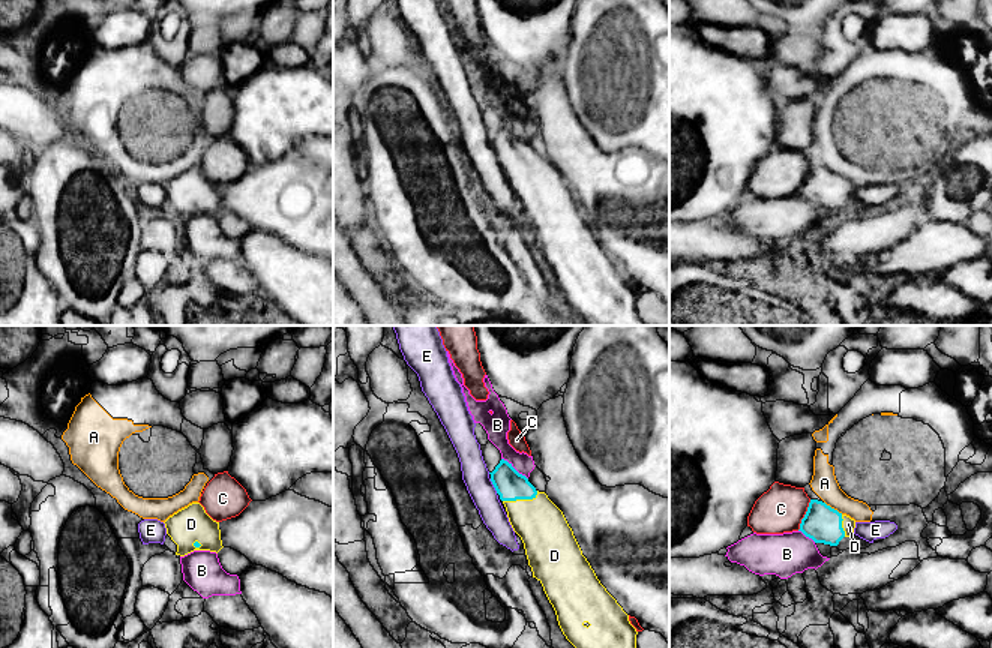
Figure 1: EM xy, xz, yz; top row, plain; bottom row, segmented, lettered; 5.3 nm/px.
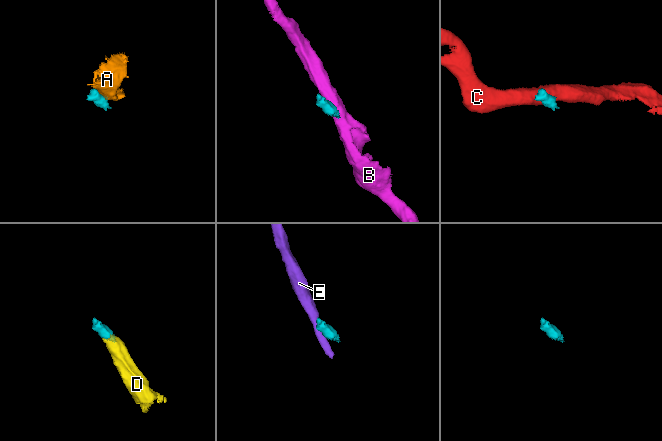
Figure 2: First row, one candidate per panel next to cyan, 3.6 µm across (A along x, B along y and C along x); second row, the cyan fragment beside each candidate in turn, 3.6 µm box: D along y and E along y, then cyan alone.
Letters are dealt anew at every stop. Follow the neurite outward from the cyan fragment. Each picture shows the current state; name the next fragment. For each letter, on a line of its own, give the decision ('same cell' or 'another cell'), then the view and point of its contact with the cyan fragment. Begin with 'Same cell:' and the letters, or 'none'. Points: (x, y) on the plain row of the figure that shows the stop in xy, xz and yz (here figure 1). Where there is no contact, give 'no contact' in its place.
Same cell: D
A: another cell | yz (833, 173)
B: another cell | xz (514, 132)
C: another cell | yz (805, 179)
D: same cell | xz (521, 162)
E: another cell | xz (494, 150)

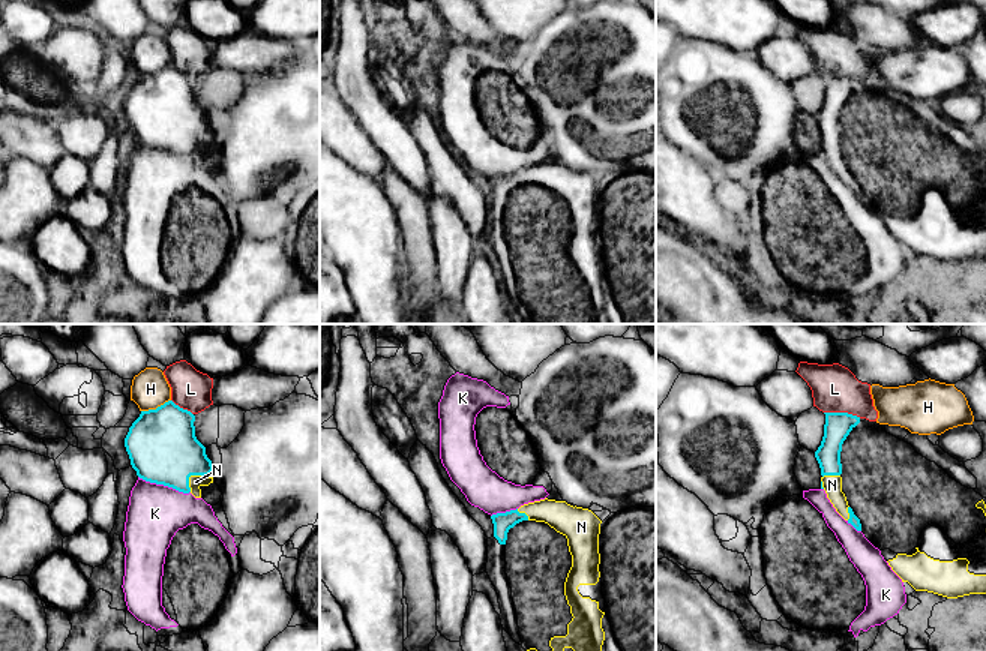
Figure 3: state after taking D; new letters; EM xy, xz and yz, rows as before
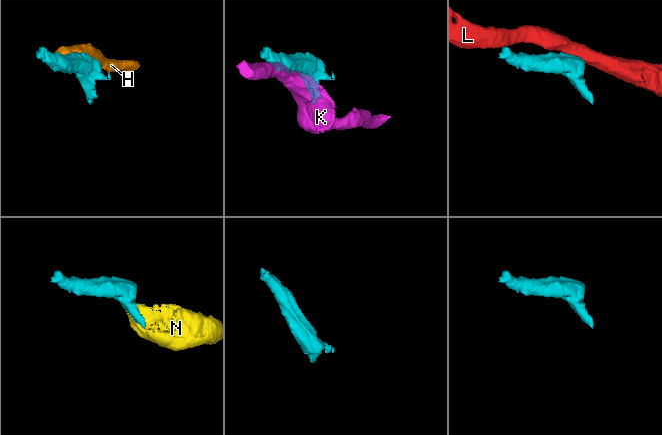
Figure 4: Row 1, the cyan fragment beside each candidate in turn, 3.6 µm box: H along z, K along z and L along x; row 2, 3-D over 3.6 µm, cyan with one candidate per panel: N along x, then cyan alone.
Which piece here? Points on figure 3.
Same cell: N
H: another cell | xy (156, 72)
K: another cell | xy (164, 149)
L: another cell | yz (842, 77)
N: same cell | xy (191, 138)

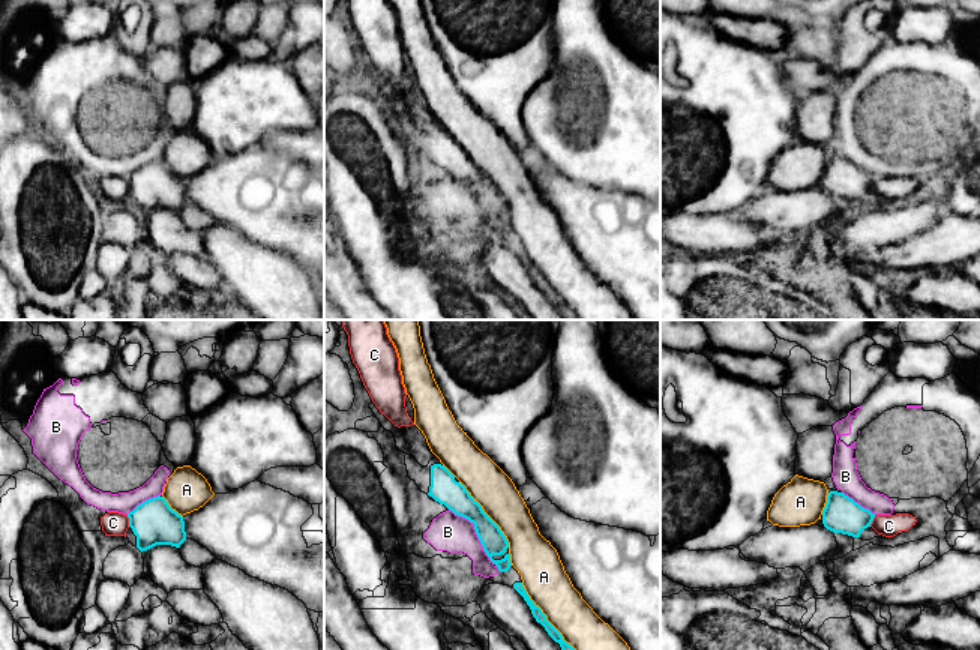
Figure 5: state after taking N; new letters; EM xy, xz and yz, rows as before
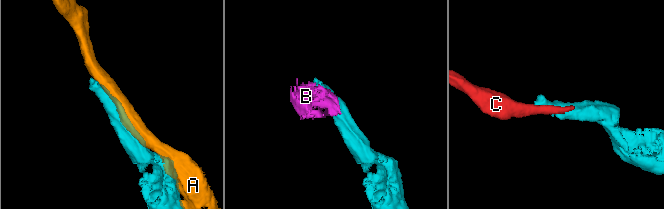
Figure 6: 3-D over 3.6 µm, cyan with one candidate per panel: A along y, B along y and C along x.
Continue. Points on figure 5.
Same cell: none
A: another cell | xz (545, 282)
B: another cell | xz (477, 200)
C: another cell | xy (129, 185)

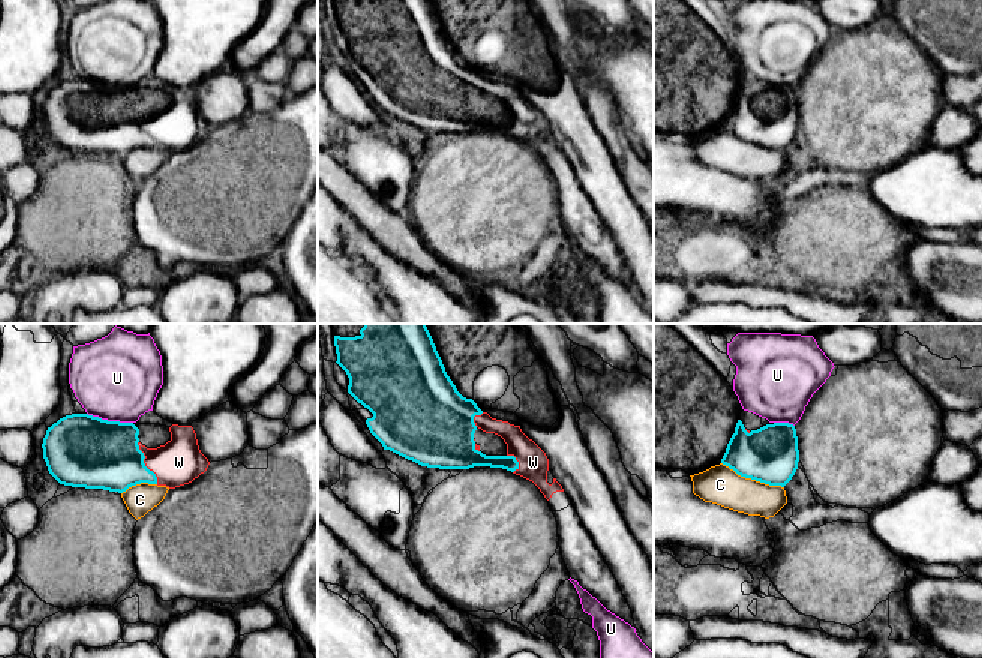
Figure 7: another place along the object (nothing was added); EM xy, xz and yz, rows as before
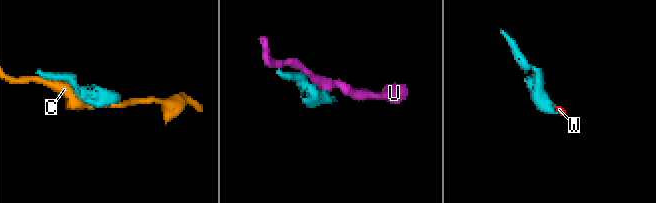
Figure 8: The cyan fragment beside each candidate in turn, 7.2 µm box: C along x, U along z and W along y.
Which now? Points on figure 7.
Same cell: W
C: another cell | yz (753, 143)
U: another cell | xy (110, 86)
W: same cell | xy (143, 126)

